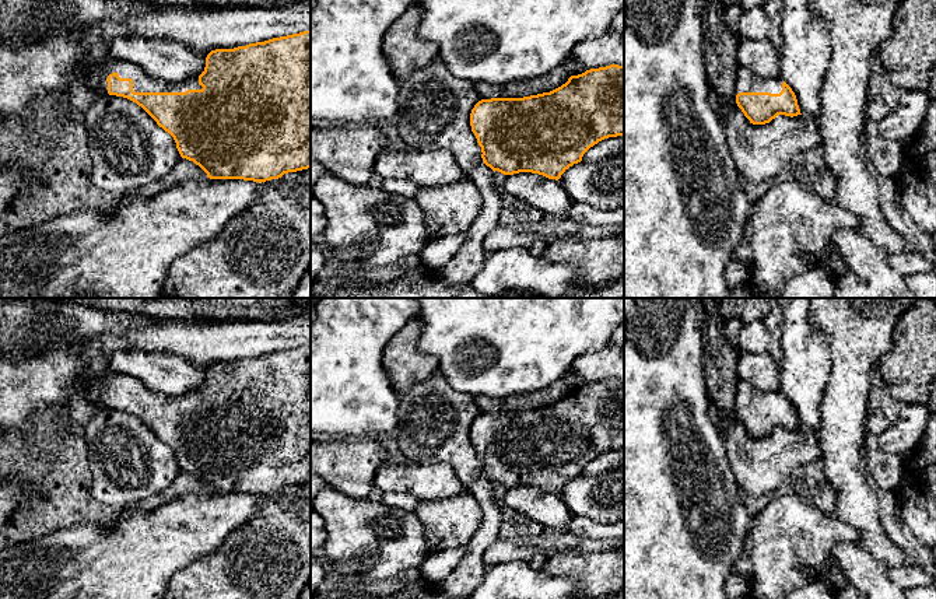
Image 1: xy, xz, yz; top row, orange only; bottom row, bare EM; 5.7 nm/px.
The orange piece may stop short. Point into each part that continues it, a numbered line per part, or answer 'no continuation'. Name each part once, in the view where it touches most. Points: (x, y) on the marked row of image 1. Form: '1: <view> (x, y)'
1: xy (97, 79)

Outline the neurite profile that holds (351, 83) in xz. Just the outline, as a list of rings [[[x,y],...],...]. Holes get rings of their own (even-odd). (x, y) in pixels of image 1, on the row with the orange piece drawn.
[[[315,0],[311,118],[360,126],[397,115],[400,84],[382,52],[386,31],[418,0]]]

